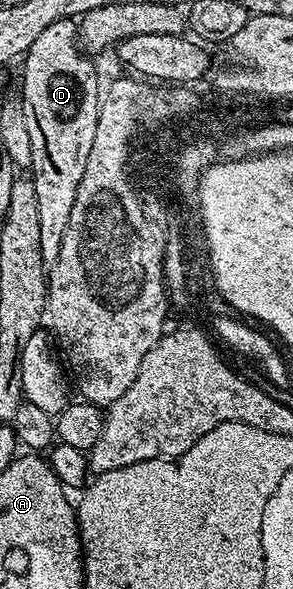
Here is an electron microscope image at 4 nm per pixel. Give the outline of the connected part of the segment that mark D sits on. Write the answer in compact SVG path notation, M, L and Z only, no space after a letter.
M61 18L60 24L50 24L32 42L32 48L27 50L24 55L22 66L22 91L20 97L22 105L26 108L26 116L29 118L28 136L32 139L32 160L29 169L32 173L32 179L36 190L36 201L39 204L40 214L40 250L43 253L43 260L46 264L53 264L58 261L61 245L64 244L64 234L68 232L68 220L72 220L72 204L76 204L76 188L80 188L80 180L84 176L84 168L88 164L88 152L92 152L92 144L96 140L96 128L98 127L98 112L100 109L100 94L98 98L98 74L94 71L94 66L89 62L91 59L80 49L80 39L78 37L79 23L73 18Z

